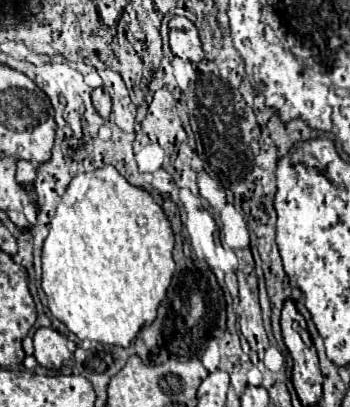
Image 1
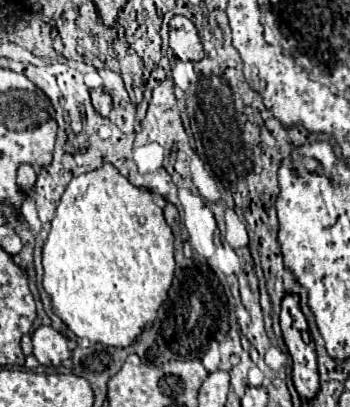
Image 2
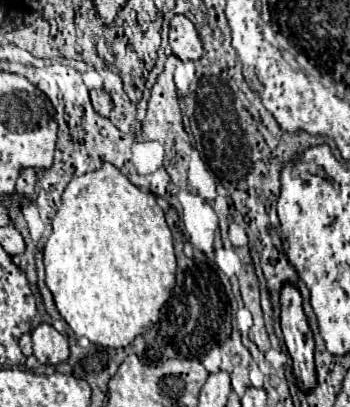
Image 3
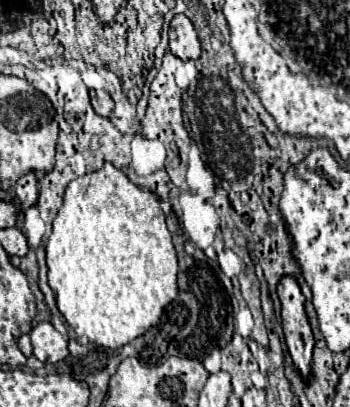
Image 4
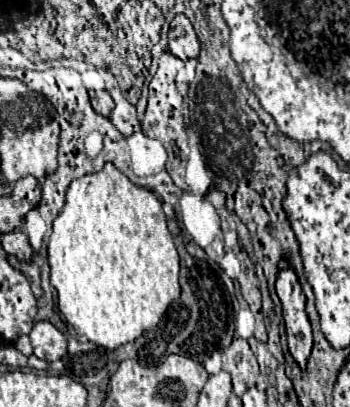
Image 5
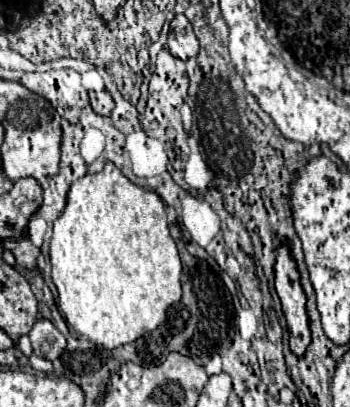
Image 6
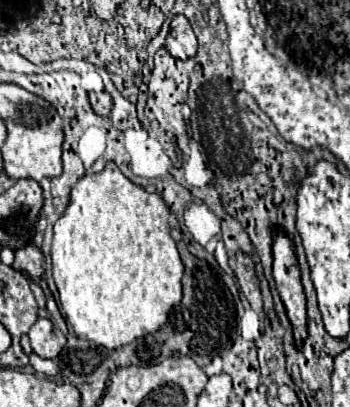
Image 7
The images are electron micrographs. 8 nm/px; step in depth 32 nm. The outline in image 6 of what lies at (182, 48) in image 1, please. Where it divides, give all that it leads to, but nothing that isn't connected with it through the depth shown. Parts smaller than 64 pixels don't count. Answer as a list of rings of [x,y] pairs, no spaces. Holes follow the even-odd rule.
[[[184,14],[174,16],[174,20],[170,22],[170,34],[166,46],[170,54],[180,60],[188,60],[198,54],[198,38]]]

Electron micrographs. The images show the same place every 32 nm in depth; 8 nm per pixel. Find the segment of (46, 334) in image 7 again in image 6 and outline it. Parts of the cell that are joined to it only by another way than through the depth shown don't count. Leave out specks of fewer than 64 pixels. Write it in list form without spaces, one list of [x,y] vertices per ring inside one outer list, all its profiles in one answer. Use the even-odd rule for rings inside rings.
[[[46,318],[36,320],[36,324],[32,326],[32,330],[28,332],[34,354],[46,360],[56,360],[64,348],[66,348],[66,338],[64,334]]]

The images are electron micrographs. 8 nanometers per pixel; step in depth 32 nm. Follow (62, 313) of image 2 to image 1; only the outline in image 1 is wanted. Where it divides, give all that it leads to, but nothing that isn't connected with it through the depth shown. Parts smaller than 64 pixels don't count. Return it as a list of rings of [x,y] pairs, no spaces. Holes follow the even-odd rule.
[[[110,164],[74,176],[50,222],[50,234],[42,248],[42,288],[48,296],[50,312],[80,340],[88,338],[128,348],[136,334],[154,322],[156,310],[166,296],[174,274],[172,250],[174,234],[170,222],[144,188],[132,186]]]

